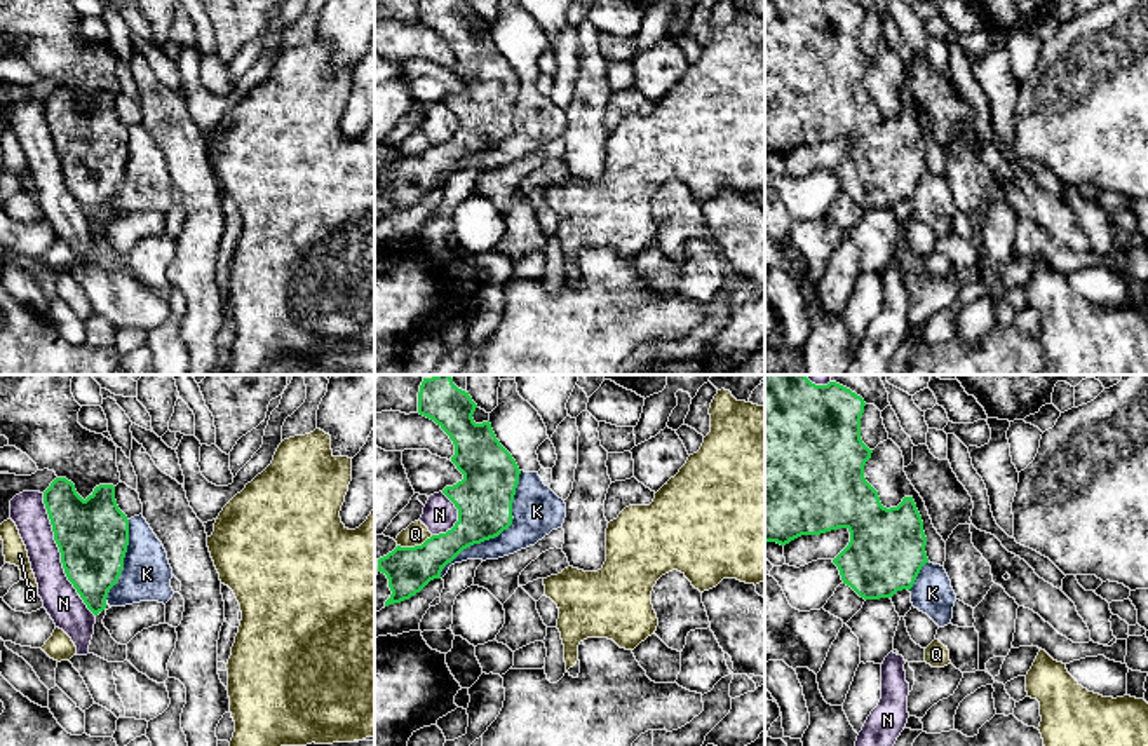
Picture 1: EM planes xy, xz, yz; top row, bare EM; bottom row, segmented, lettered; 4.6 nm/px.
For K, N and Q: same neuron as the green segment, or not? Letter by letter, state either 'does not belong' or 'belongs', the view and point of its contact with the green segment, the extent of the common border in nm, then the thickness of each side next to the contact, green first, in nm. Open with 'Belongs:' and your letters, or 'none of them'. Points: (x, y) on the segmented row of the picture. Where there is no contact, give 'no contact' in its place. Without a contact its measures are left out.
Belongs: none of them
K: does not belong | xz (499, 534) | 600 nm | 260/220 nm
N: does not belong | xy (61, 555) | 600 nm | 340/170 nm
Q: does not belong | xz (415, 546) | 180 nm | 200/100 nm

